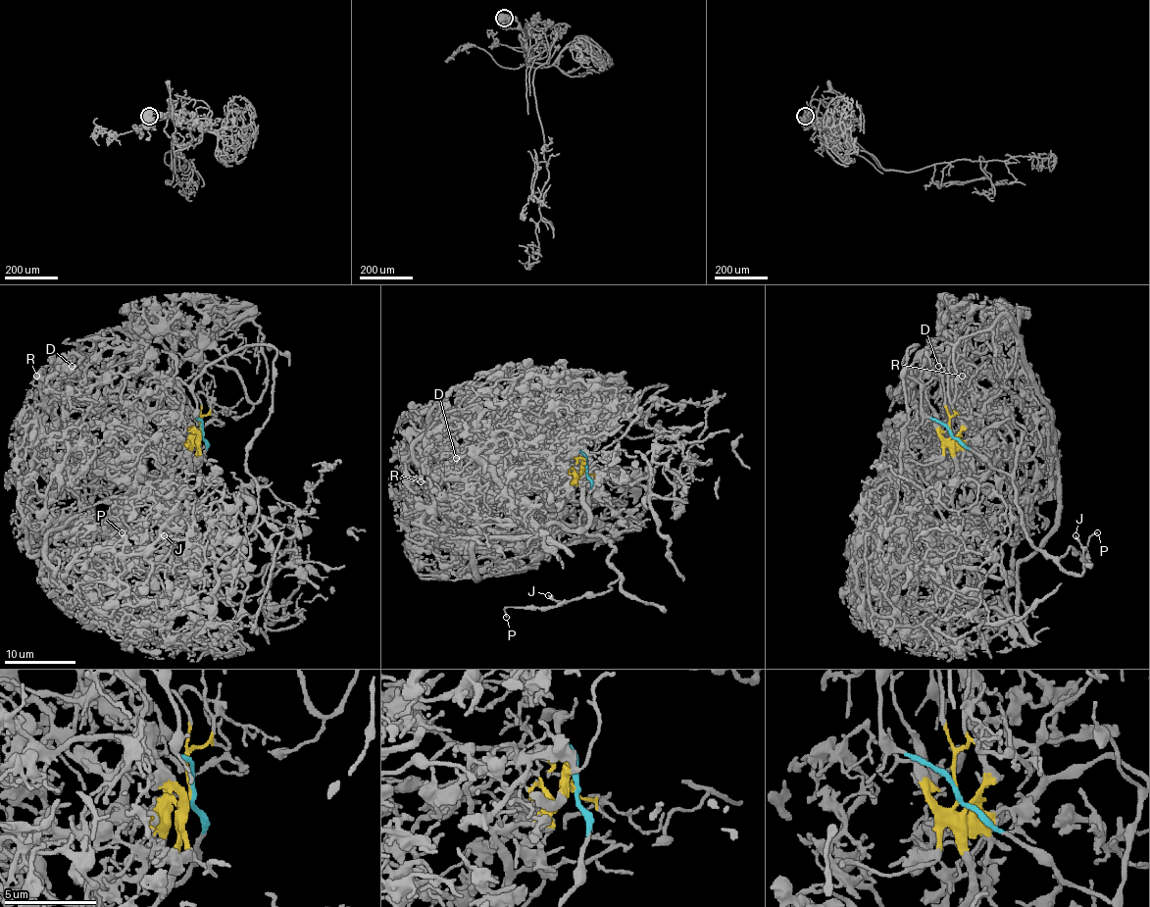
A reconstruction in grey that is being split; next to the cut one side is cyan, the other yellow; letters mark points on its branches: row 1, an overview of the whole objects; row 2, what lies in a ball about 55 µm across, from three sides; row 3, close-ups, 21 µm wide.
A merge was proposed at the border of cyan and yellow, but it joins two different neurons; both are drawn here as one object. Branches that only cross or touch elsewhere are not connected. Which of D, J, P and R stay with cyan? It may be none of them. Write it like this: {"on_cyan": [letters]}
{"on_cyan": ["J", "P"]}

